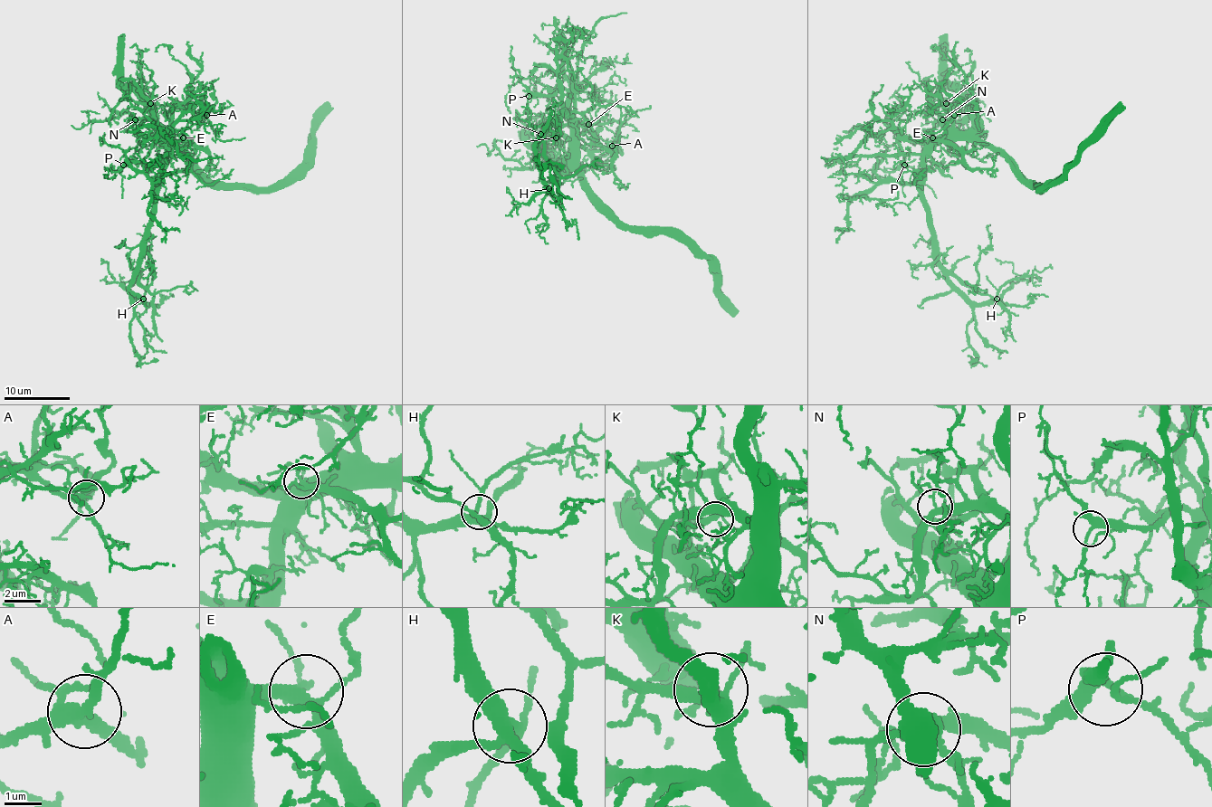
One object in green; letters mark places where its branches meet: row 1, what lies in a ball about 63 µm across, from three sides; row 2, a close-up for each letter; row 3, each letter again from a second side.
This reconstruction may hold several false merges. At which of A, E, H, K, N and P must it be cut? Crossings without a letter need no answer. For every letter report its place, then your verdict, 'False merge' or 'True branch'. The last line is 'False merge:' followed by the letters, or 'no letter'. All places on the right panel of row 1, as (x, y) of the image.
A: Place: (954, 115). True branch
E: Place: (932, 137). True branch
H: Place: (997, 299). True branch
K: Place: (946, 103). True branch
N: Place: (942, 119). True branch
P: Place: (904, 165). True branch
False merge: no letter

